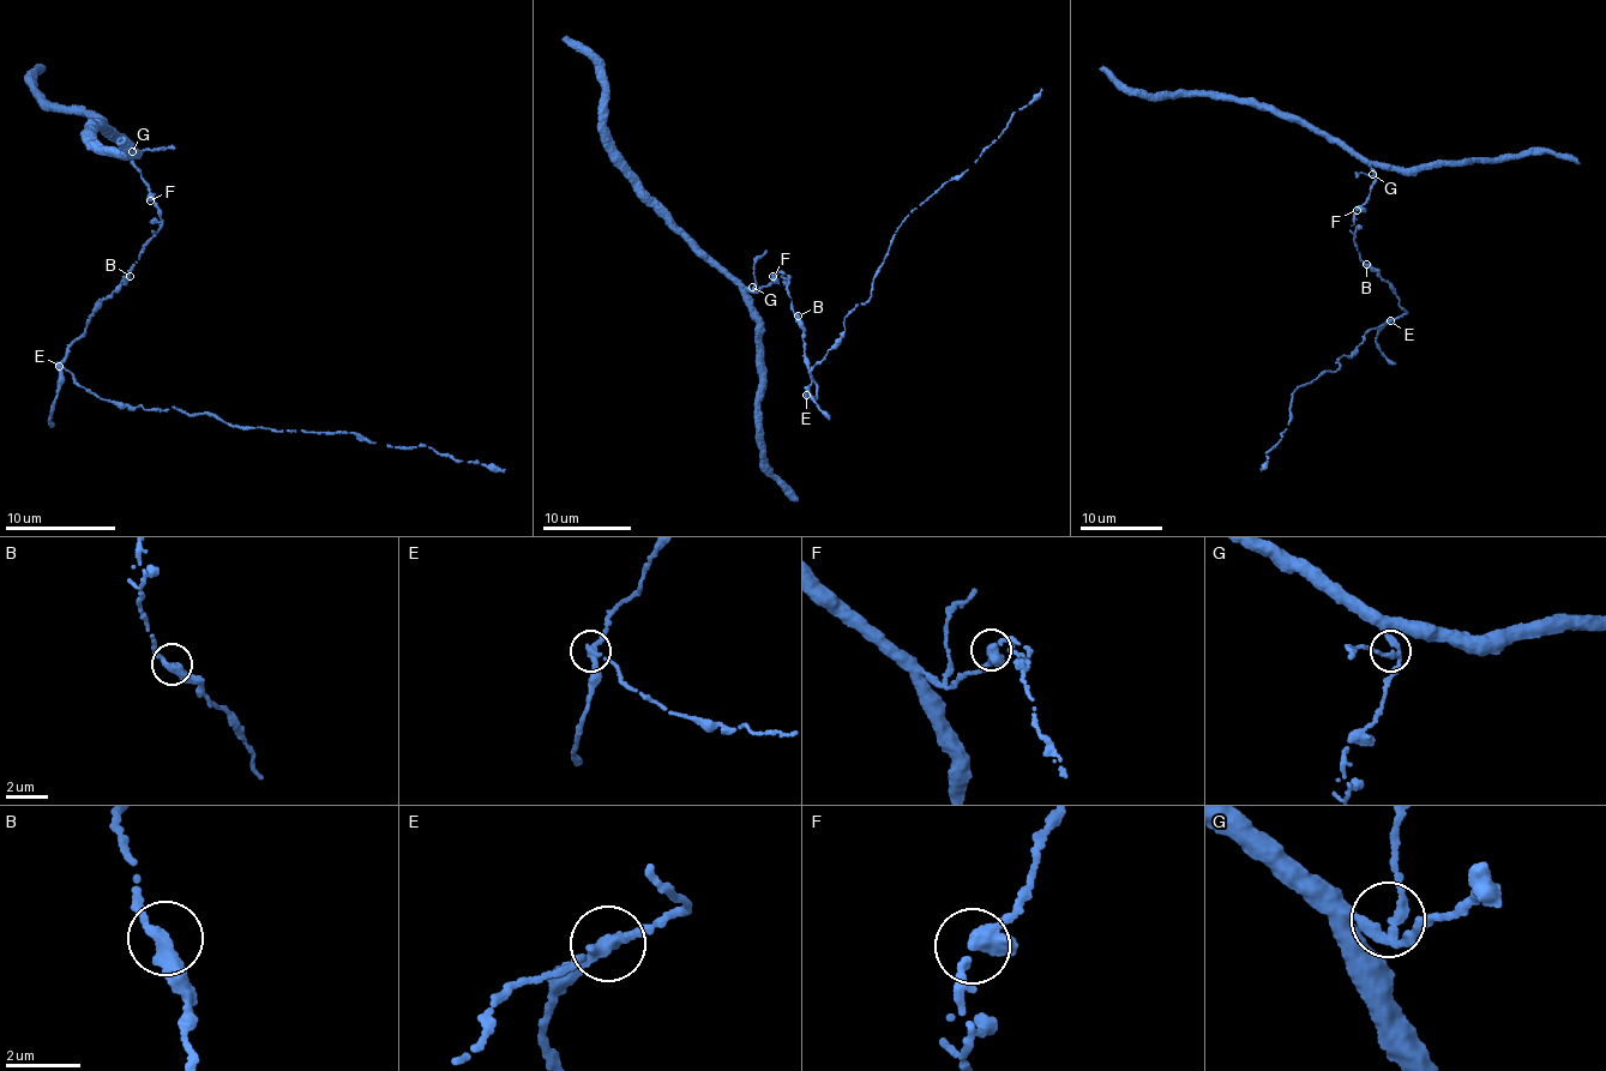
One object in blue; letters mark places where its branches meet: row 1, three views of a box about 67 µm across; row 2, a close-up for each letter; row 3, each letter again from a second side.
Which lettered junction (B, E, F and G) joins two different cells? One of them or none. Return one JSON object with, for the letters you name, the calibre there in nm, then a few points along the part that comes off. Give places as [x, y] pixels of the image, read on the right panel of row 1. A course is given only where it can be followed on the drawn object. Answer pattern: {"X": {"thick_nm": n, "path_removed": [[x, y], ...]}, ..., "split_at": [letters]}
{"E": {"thick_nm": 280, "path_removed": [[1389, 320], [1365, 331], [1352, 355], [1336, 362], [1337, 371], [1297, 386], [1282, 435], [1259, 469]]}, "split_at": ["E"]}

